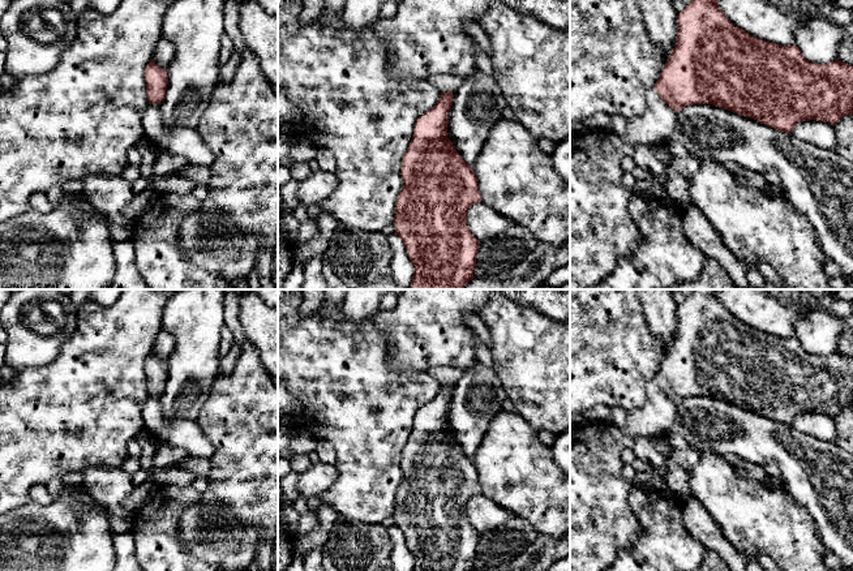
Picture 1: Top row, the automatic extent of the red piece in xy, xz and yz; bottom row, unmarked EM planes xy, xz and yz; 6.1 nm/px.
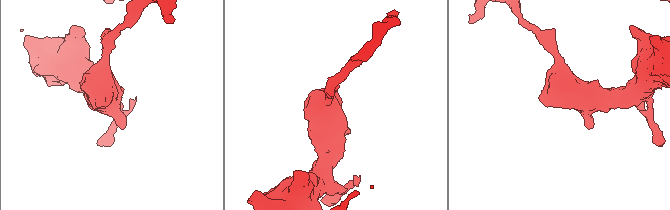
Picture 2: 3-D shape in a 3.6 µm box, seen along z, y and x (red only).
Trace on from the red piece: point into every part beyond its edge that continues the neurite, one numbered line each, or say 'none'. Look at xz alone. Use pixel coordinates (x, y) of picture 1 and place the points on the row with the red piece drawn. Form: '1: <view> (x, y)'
1: xz (445, 84)

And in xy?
1: xy (187, 142)

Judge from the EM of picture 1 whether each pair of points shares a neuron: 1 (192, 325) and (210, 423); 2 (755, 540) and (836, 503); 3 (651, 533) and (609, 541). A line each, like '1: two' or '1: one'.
1: two
2: two
3: two

